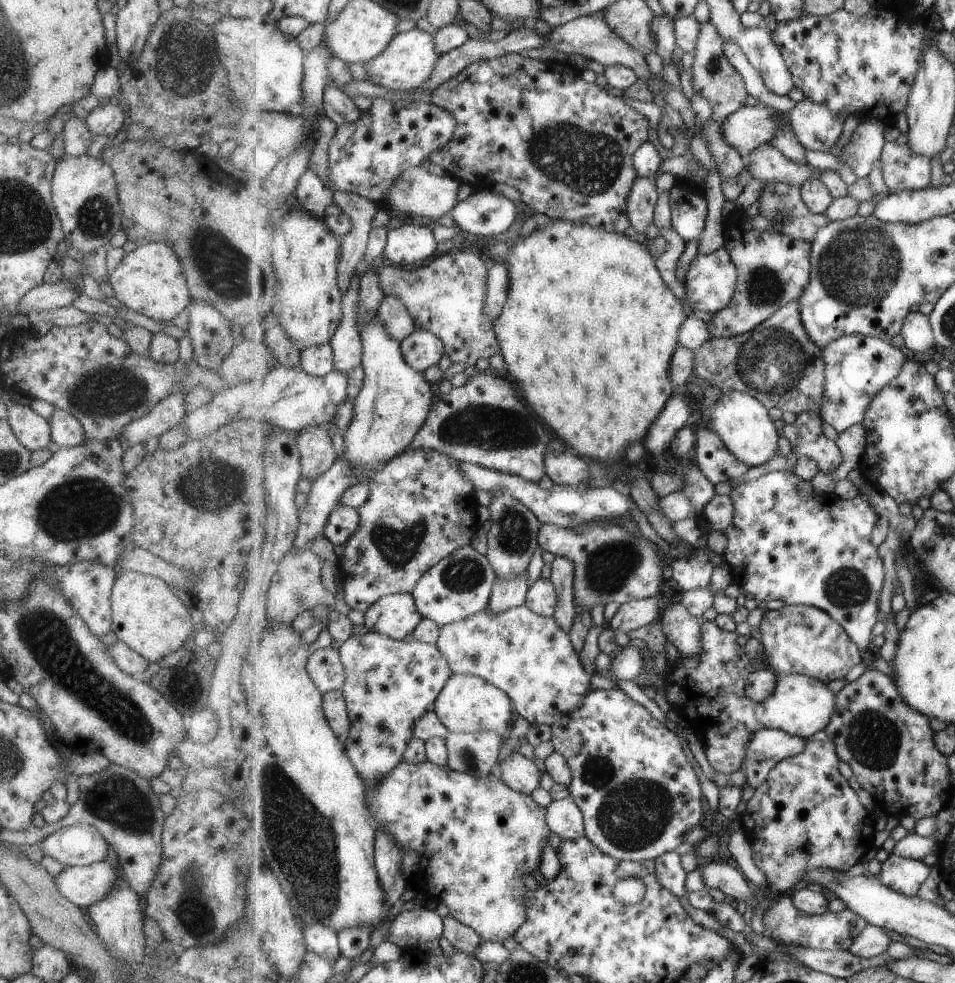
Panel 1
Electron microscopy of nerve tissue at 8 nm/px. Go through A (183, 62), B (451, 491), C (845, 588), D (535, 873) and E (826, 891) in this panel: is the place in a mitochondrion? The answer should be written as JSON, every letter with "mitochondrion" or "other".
{"A":"mitochondrion","B":"other","C":"mitochondrion","D":"other","E":"other"}

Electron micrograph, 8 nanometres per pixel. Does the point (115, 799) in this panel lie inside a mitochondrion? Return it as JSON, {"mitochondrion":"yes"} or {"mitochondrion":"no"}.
{"mitochondrion":"yes"}

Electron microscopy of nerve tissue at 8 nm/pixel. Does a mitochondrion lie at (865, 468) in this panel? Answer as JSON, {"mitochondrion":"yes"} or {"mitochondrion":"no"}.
{"mitochondrion":"no"}

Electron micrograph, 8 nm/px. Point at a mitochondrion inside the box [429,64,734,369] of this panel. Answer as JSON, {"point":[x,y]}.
{"point":[588,163]}

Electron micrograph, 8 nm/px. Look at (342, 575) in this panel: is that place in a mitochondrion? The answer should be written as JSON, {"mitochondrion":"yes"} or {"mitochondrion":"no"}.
{"mitochondrion":"no"}

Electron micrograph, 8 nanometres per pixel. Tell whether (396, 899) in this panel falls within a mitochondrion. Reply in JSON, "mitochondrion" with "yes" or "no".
{"mitochondrion":"no"}

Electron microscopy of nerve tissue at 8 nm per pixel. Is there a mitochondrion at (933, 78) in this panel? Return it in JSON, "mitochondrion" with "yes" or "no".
{"mitochondrion":"no"}

